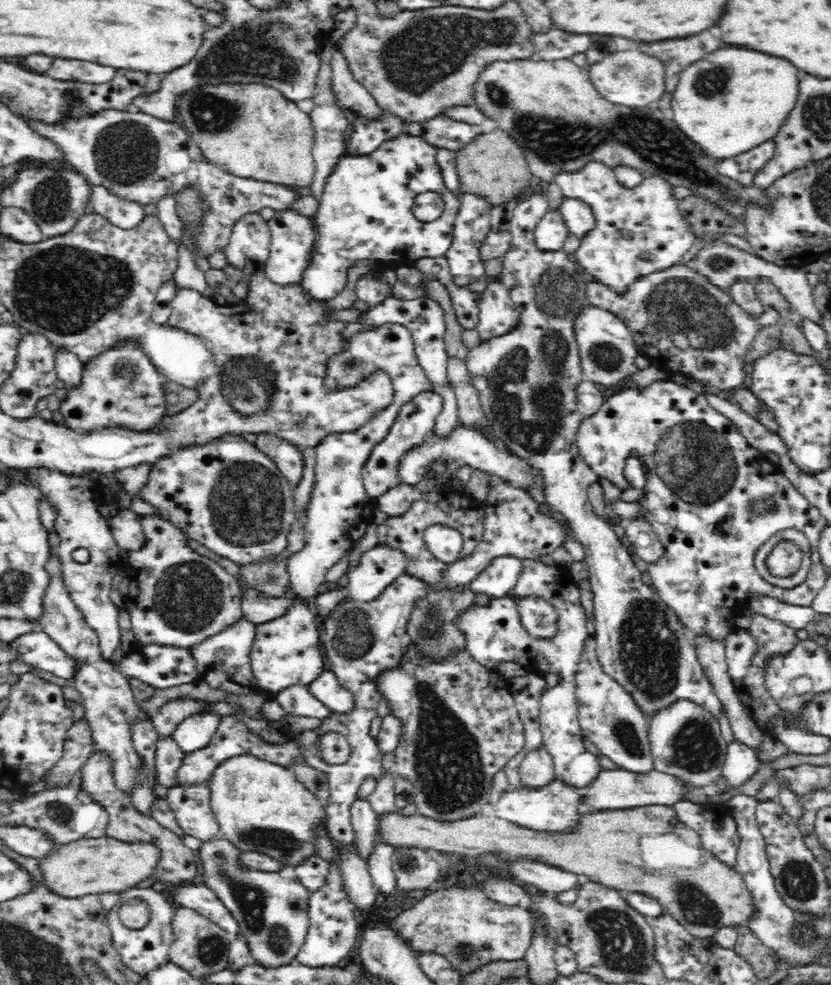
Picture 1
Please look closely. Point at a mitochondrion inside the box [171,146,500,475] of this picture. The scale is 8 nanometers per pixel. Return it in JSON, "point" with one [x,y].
{"point":[248,384]}

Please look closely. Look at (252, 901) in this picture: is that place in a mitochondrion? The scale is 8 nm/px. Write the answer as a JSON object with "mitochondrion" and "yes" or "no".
{"mitochondrion":"yes"}

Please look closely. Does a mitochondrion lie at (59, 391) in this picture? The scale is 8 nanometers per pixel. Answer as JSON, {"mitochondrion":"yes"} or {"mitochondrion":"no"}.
{"mitochondrion":"no"}

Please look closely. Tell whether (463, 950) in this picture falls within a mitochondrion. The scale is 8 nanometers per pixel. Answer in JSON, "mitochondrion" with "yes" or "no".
{"mitochondrion":"no"}

